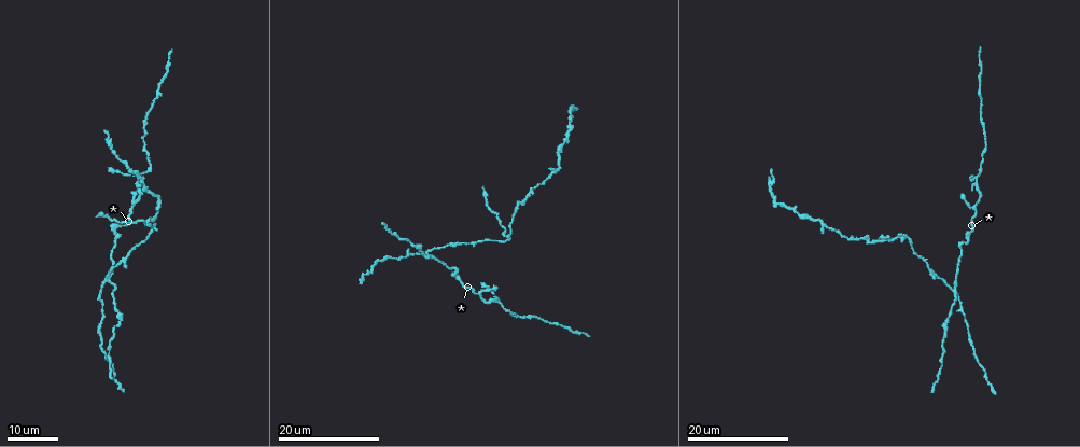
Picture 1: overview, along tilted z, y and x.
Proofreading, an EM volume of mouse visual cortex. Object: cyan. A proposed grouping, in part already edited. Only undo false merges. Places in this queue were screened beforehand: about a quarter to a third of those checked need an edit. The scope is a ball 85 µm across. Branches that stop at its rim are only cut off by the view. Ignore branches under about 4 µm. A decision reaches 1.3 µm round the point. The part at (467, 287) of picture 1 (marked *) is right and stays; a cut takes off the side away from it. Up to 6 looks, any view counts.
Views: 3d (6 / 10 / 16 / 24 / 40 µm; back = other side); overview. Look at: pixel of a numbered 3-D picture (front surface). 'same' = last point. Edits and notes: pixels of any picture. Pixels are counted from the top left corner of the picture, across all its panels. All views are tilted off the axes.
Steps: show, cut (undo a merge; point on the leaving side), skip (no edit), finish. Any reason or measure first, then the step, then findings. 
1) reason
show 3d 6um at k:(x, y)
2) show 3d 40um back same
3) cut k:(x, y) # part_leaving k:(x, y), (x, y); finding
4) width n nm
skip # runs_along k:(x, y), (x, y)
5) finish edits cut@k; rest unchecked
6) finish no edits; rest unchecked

a fork
show 3d 24um at 1:(974, 178)

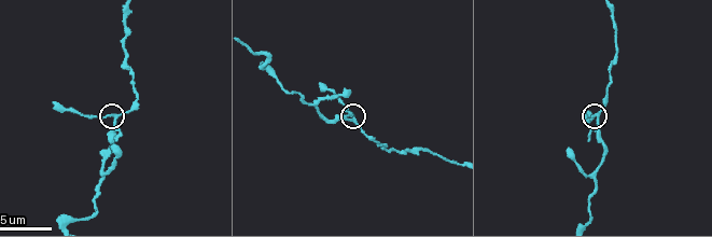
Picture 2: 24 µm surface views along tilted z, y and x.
show 3d 6um at 2:(355, 118)

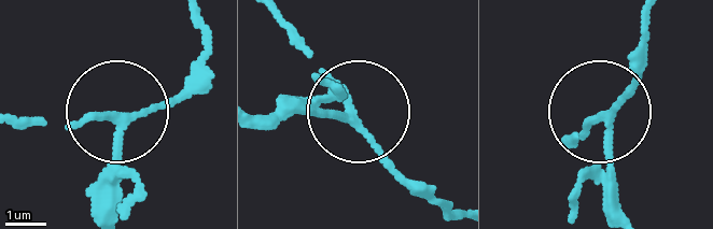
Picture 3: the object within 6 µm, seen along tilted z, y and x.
arms 3
skip # runs_along 3:(265, 118), (354, 111), (287, 29); one neuron here

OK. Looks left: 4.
four or more arms meet
show 3d 24um at 1:(107, 279)

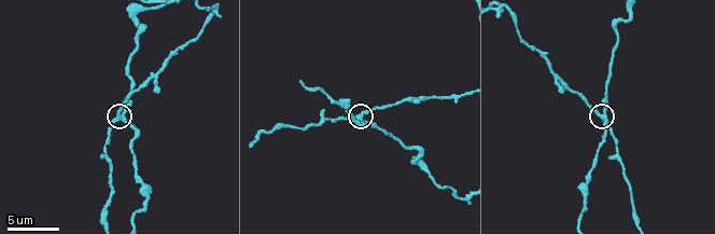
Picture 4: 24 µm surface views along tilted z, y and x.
show 3d 6um at 4:(118, 119)

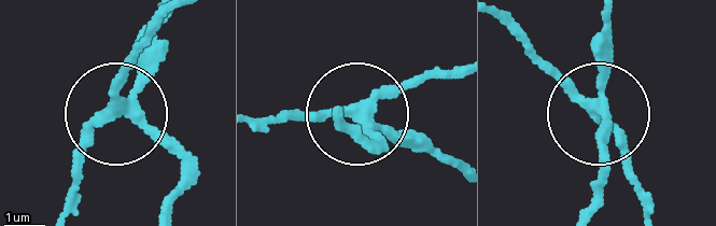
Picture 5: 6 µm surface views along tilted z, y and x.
side_arm 25 um; arms 4
cut 5:(81, 140) # two neurons meet here

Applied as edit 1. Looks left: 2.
show 3d 24um at 1:(156, 92)

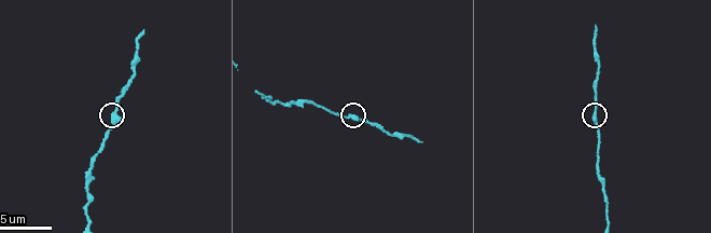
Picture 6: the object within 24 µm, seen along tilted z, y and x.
closer look
show 3d 10um at 6:(595, 110)

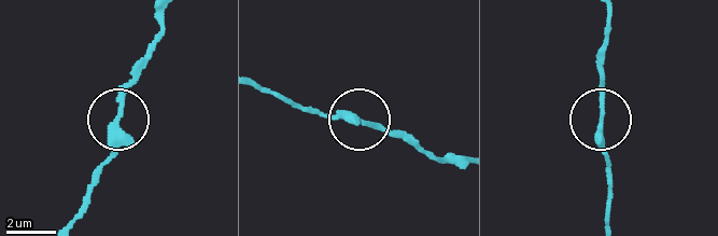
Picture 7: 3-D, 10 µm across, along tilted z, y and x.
width 210 nm
skip # all the same neuron

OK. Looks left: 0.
finish edits cut@5; rest unchecked

